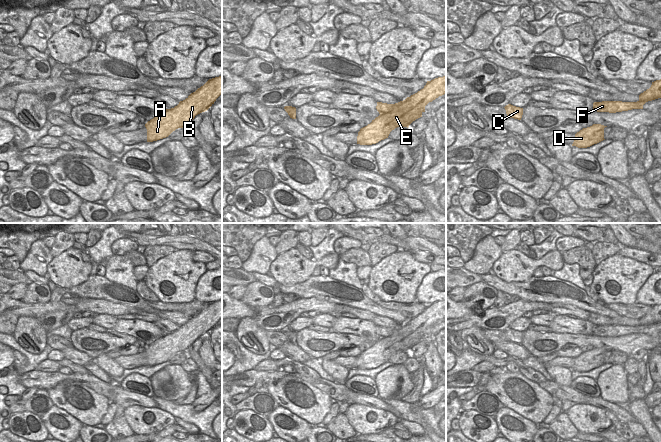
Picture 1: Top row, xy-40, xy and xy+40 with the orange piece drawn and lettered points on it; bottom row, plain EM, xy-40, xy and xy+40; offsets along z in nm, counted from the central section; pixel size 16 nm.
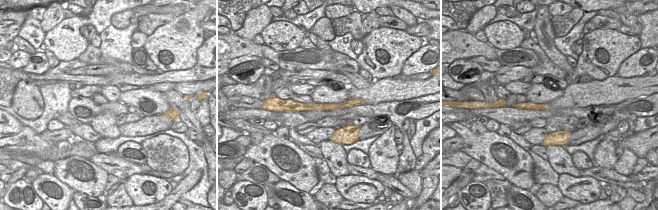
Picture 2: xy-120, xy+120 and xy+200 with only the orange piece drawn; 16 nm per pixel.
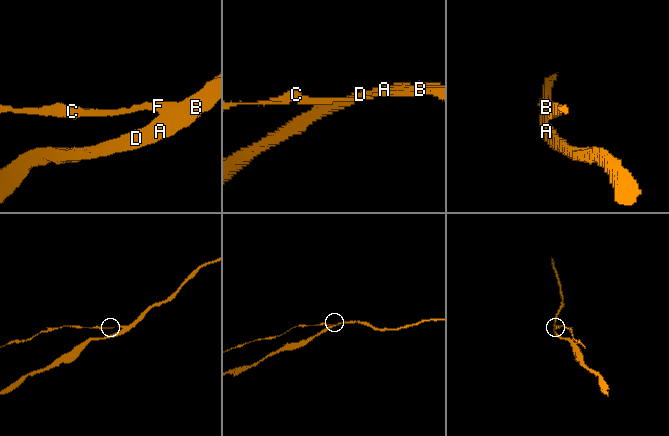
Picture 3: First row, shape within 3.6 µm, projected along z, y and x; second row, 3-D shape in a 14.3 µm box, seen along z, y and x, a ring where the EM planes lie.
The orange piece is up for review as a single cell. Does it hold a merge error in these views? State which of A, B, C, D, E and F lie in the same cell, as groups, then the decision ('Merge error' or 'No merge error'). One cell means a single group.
Groups: A B D E / C F. Merge error.

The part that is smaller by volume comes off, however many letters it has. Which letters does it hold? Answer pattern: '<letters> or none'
C, F

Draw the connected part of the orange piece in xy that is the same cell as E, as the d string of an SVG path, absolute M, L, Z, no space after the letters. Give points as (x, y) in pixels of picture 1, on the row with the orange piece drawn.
M446 75L427 81L423 89L417 93L407 97L401 101L400 105L395 105L395 108L388 113L382 113L376 117L370 124L360 129L357 136L357 144L372 145L381 140L388 138L390 132L397 127L409 127L409 125L416 119L422 117L425 112L425 106L446 93Z

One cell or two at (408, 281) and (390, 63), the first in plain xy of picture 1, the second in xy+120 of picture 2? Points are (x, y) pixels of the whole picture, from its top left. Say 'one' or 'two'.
one

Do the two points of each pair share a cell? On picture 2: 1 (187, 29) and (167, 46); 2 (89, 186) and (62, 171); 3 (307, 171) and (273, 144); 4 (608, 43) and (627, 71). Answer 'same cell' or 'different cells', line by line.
1: same cell
2: same cell
3: same cell
4: different cells

